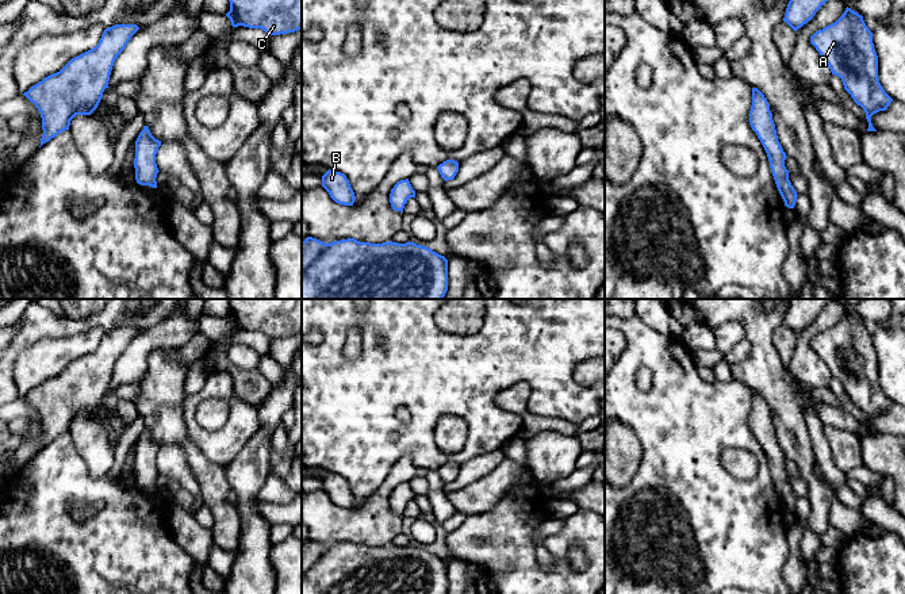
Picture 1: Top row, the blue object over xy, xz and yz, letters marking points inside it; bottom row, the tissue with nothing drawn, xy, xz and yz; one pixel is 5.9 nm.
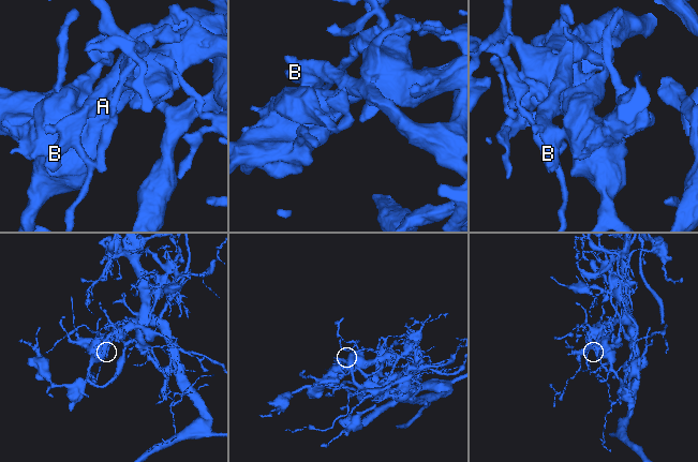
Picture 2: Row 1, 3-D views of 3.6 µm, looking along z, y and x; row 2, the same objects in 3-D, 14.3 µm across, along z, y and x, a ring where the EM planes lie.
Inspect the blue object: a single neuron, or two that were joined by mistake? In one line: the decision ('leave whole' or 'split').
split

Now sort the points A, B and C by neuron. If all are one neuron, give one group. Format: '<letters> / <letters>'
A C / B

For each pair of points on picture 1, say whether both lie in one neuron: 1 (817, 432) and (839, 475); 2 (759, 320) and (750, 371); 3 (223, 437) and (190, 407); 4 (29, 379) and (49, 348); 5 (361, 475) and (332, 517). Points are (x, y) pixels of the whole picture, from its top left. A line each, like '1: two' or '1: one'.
1: one
2: one
3: one
4: one
5: two

